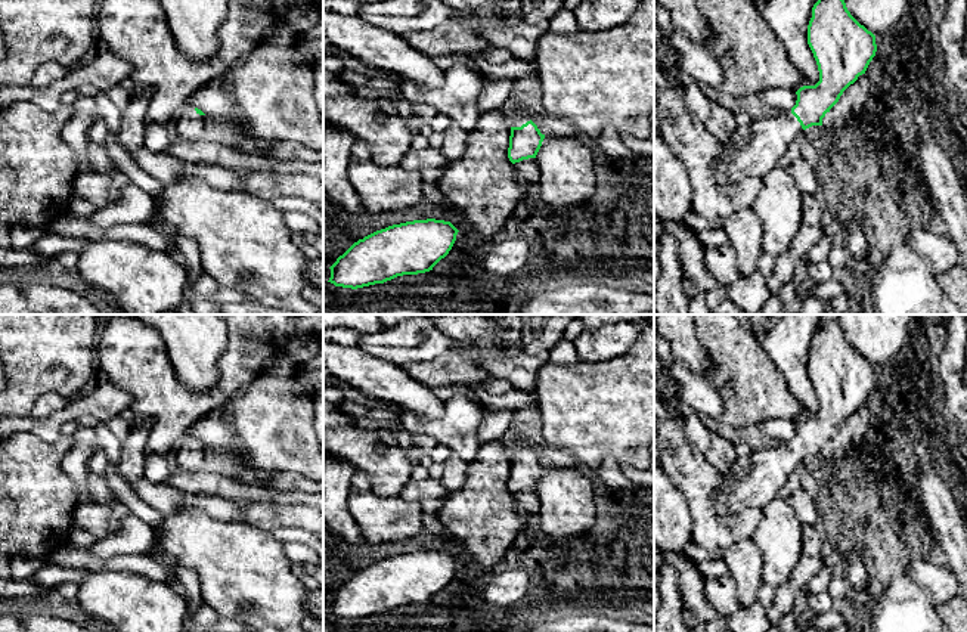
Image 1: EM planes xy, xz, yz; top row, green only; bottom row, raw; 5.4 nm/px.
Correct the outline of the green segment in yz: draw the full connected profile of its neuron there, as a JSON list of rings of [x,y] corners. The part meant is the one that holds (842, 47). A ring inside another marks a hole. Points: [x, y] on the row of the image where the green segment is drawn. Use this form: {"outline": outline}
{"outline": [[[818,0],[813,4],[808,44],[819,81],[800,87],[790,111],[754,118],[720,145],[720,158],[713,170],[719,183],[768,176],[791,142],[806,128],[822,126],[825,114],[865,74],[877,52],[875,35],[850,15],[844,0]]]}

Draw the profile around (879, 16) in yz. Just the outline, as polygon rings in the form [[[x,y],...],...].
[[[844,0],[850,15],[874,35],[890,32],[905,15],[909,0]]]

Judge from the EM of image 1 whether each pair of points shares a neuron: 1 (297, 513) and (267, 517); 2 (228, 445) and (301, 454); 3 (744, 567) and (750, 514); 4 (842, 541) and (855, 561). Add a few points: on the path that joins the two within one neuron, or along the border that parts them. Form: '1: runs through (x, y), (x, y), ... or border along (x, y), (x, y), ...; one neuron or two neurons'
1: runs through (290, 516), (275, 516); one neuron
2: border along (223, 415), (239, 445), (231, 454); two neurons
3: border along (750, 538), (734, 544), (721, 557); two neurons
4: runs through (845, 545), (852, 552), (852, 557); one neuron

